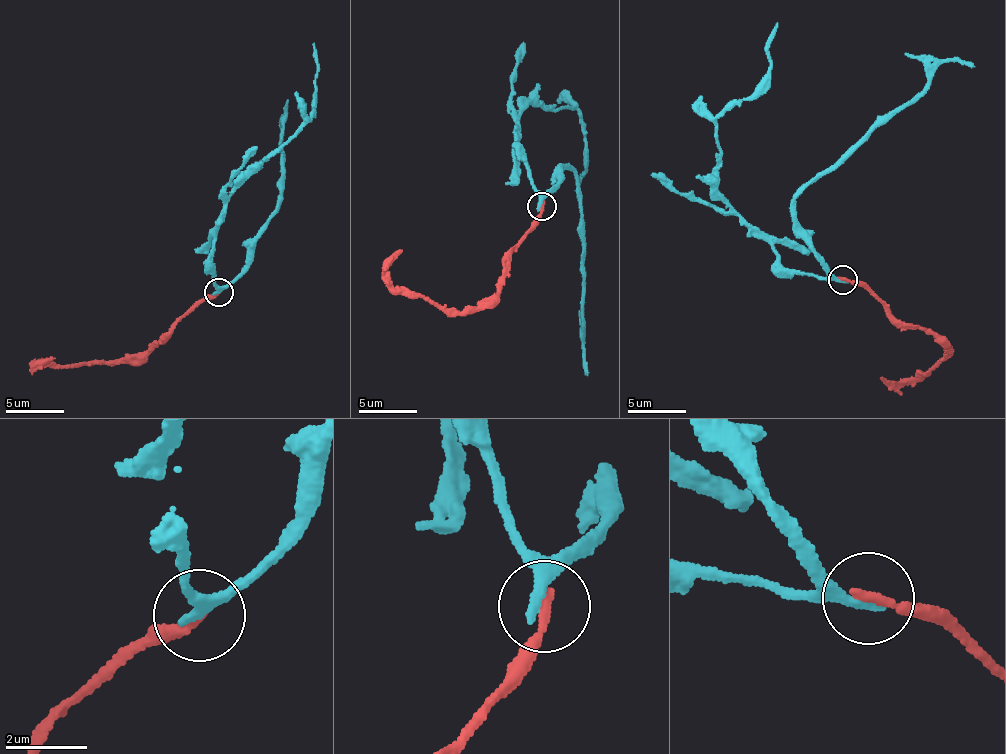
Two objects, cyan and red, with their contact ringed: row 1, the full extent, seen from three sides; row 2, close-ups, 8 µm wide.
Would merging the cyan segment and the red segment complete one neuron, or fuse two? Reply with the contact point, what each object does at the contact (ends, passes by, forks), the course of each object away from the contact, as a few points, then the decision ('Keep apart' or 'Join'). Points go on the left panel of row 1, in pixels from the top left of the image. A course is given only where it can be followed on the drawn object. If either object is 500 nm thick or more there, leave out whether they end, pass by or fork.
Place: (218, 292). At the ring cyan ends. At the ring red ends. Course of cyan: (216, 292), (216, 273), (210, 260), (226, 200), (313, 115), (316, 53), (311, 44). Course of red: (219, 293), (203, 299), (152, 349), (117, 361), (88, 361), (69, 366), (36, 365), (55, 359). Keep apart

